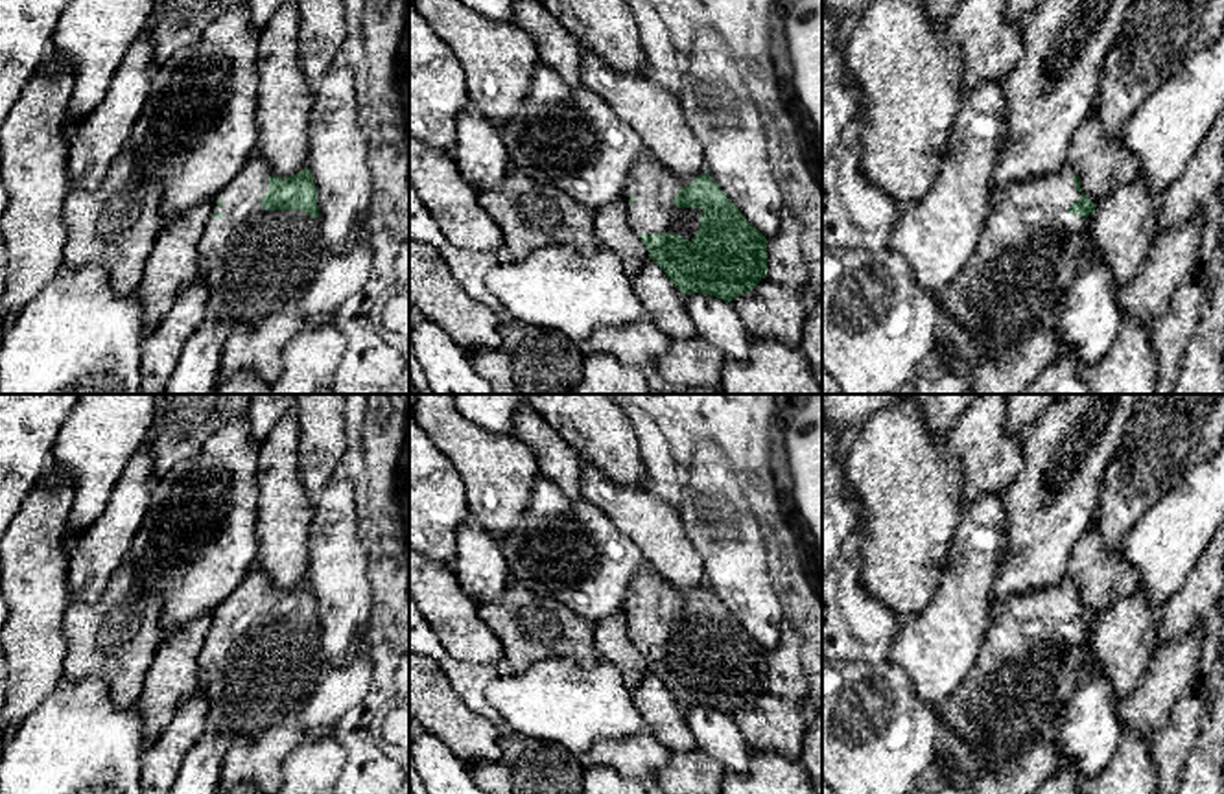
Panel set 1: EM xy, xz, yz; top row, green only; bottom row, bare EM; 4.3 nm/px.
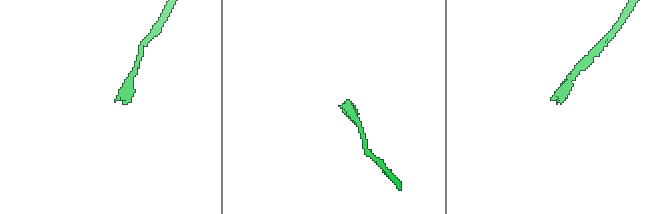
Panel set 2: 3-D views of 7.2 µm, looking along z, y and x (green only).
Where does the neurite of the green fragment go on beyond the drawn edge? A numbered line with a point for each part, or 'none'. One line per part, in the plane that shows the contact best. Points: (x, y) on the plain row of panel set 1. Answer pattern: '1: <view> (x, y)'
1: xz (651, 595)

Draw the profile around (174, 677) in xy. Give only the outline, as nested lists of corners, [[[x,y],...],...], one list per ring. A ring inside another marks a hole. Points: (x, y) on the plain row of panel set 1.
[[[210,613],[188,623],[164,639],[146,674],[144,689],[135,707],[144,724],[149,746],[173,720],[179,707],[197,693],[197,658],[210,630]]]

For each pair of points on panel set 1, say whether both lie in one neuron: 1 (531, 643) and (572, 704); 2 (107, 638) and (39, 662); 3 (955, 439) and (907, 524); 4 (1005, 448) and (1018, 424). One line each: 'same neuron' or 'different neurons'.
1: different neurons
2: different neurons
3: different neurons
4: different neurons

